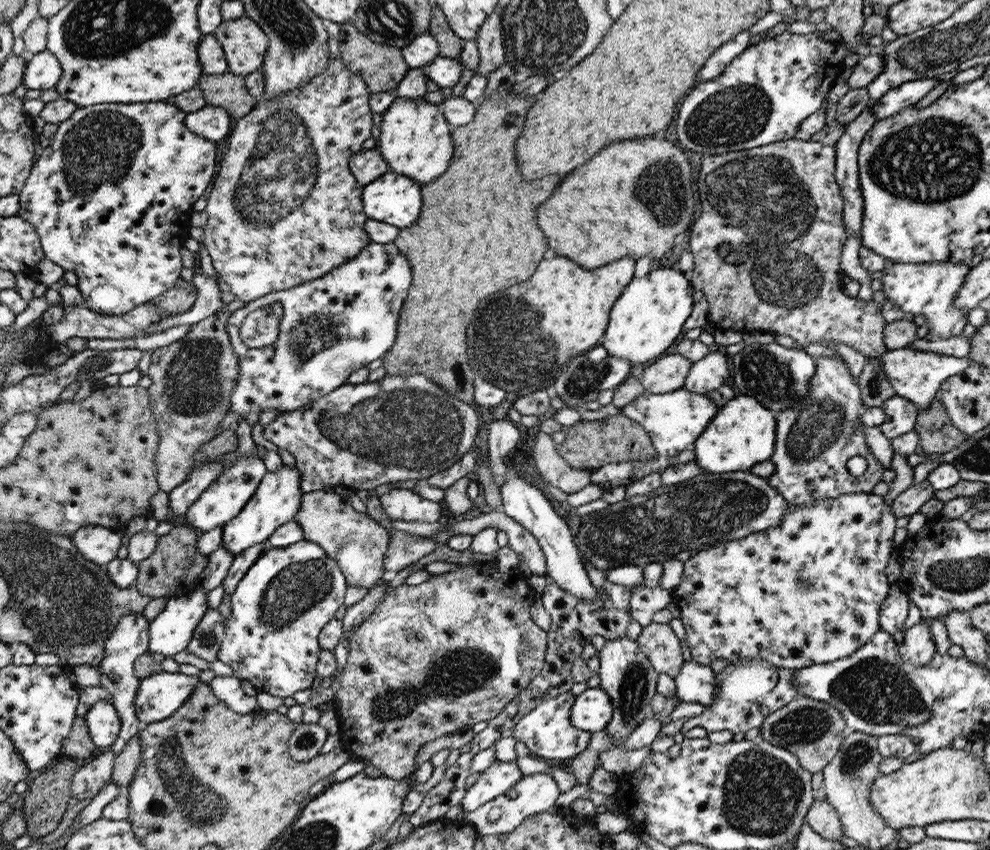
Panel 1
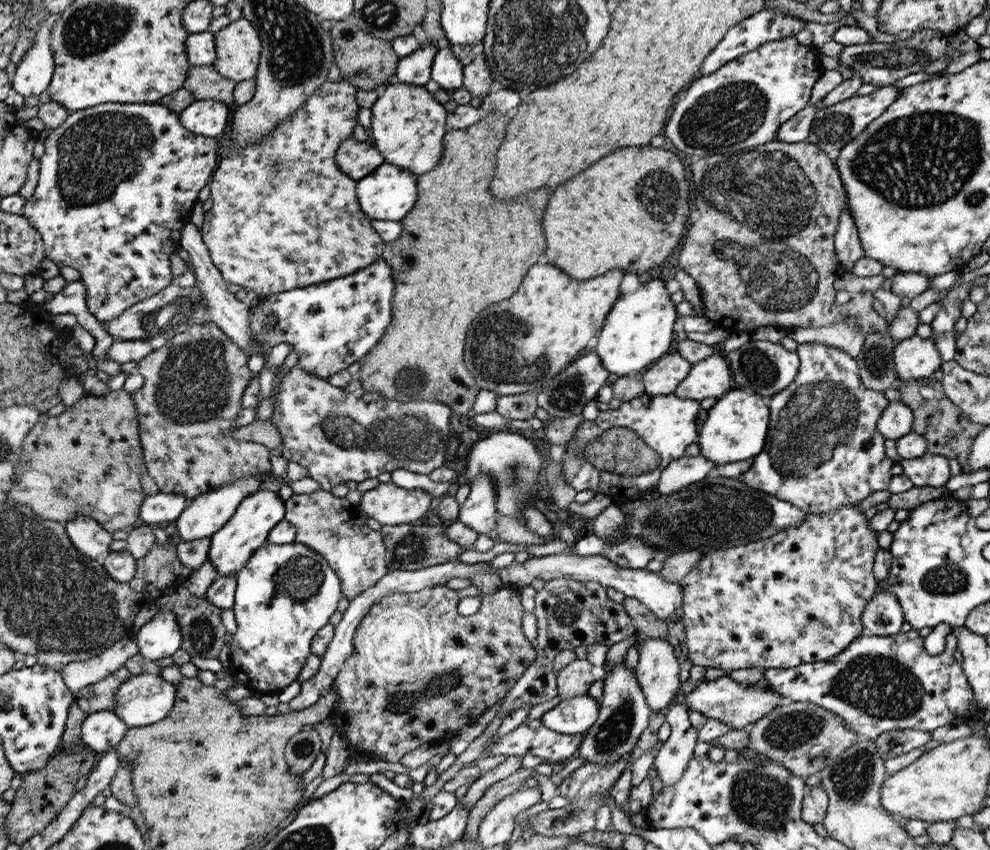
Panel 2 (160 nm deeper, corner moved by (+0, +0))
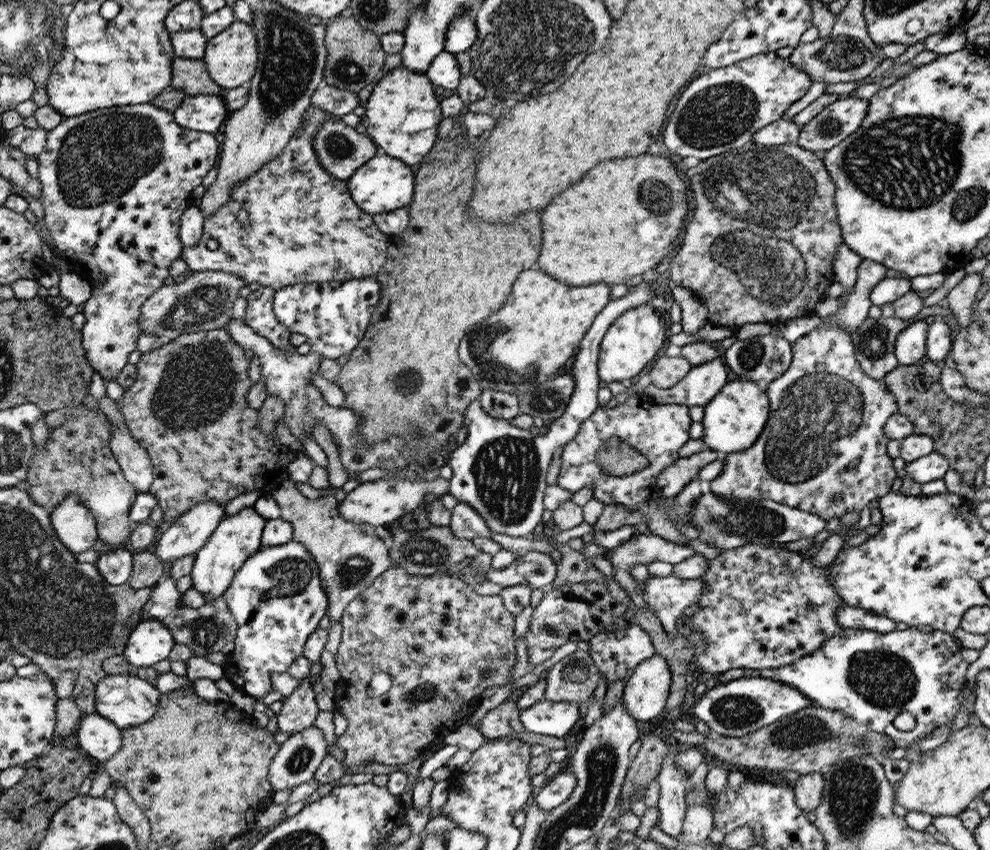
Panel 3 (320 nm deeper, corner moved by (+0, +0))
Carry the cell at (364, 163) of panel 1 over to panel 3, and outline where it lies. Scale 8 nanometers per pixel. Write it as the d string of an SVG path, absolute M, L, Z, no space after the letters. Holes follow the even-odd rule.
M326 120L313 136L317 159L332 176L349 179L376 156L375 142L346 126L342 120Z

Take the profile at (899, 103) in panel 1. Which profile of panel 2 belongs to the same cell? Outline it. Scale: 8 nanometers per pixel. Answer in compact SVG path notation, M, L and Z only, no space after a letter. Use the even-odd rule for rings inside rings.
M890 85L879 88L876 92L868 94L868 96L855 95L833 106L824 107L821 110L818 109L816 116L814 116L814 122L812 122L812 128L810 128L810 134L808 134L805 143L814 144L820 150L827 152L828 156L834 160L846 144L852 142L870 123L882 116L884 111L888 109L888 106L894 104L894 100L898 100L898 96L900 96L902 90L904 89Z

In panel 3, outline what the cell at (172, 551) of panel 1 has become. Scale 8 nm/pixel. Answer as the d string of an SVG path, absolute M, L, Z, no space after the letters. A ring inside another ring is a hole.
M150 549L134 552L133 560L132 576L128 584L135 589L154 588L163 576L162 561Z

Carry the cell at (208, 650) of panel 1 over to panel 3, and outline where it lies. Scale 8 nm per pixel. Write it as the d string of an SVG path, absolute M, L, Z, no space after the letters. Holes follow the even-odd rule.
M174 563L163 564L163 576L158 580L150 596L150 604L142 606L141 621L160 621L173 633L174 640L187 644L194 656L204 657L212 652L218 652L231 640L237 637L237 621L234 620L226 600L218 598L201 608L189 608L182 605L182 592L176 588L177 581L170 577Z

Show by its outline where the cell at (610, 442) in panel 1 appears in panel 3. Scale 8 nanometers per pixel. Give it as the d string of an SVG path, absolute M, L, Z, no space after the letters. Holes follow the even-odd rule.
M614 436L597 451L597 463L611 475L623 477L648 466L648 459L633 446Z

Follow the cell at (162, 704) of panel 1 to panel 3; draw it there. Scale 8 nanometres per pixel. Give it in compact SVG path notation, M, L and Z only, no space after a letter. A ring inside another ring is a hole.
M108 675L102 682L98 682L95 713L112 720L120 729L136 727L154 716L160 698L161 692L156 686L144 680L125 675Z

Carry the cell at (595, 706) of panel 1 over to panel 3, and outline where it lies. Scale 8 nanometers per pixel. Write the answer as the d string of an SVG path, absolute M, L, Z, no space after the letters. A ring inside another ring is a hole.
M540 701L527 709L518 709L518 718L528 732L564 737L578 722L576 702Z

